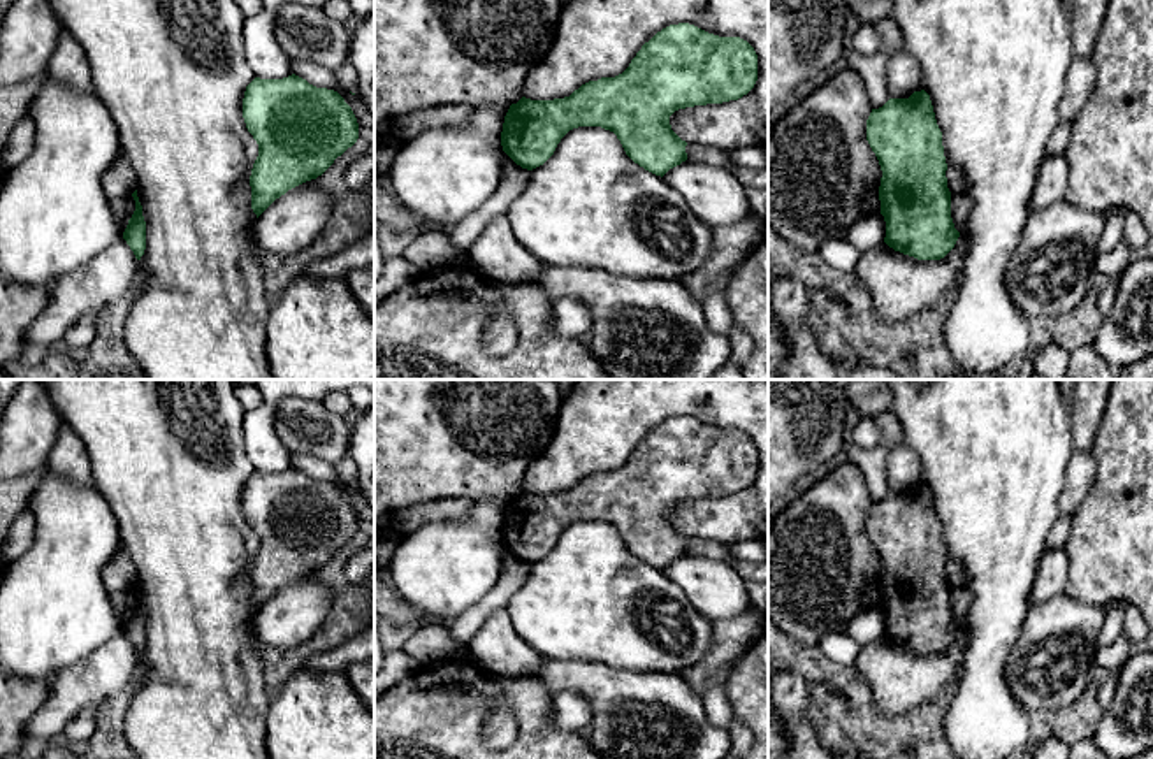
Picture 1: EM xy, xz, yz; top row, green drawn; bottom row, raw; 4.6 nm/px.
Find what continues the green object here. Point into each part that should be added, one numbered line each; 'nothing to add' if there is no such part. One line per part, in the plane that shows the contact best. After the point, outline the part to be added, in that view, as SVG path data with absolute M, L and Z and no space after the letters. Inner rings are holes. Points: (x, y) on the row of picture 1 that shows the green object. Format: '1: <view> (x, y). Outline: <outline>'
nothing to add

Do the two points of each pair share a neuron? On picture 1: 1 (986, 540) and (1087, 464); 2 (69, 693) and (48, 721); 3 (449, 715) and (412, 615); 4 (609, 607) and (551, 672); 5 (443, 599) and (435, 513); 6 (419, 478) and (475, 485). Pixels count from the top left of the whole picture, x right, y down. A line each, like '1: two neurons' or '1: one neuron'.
1: two neurons
2: one neuron
3: two neurons
4: two neurons
5: two neurons
6: one neuron

